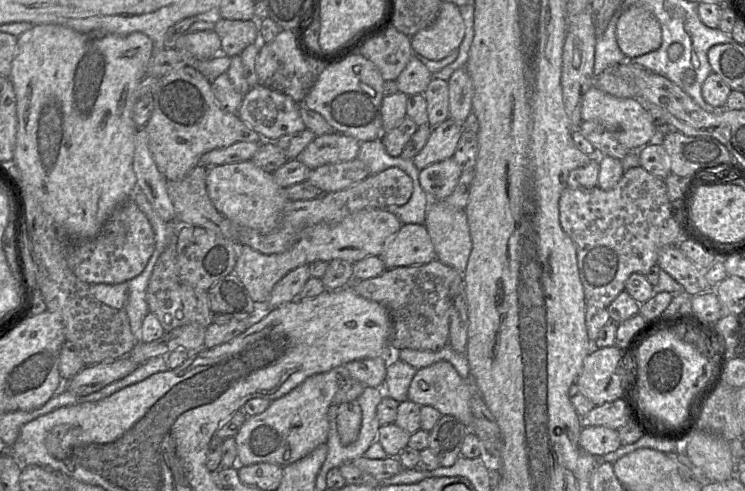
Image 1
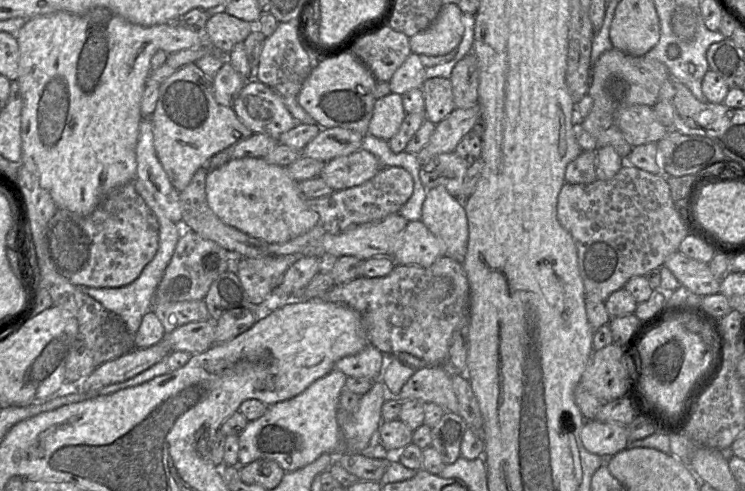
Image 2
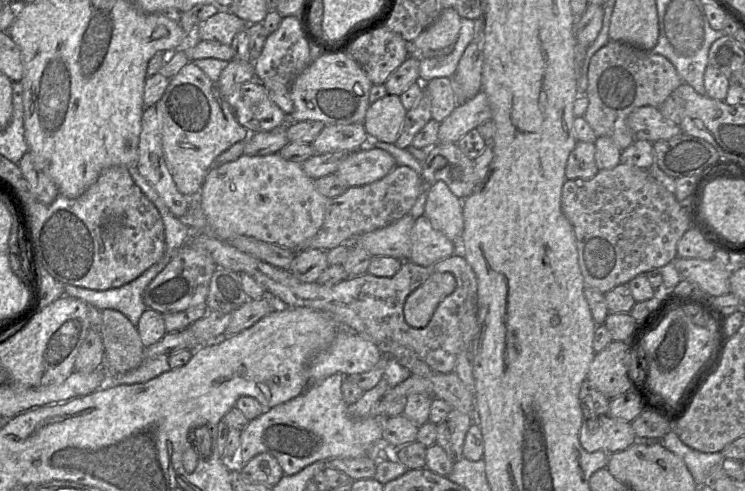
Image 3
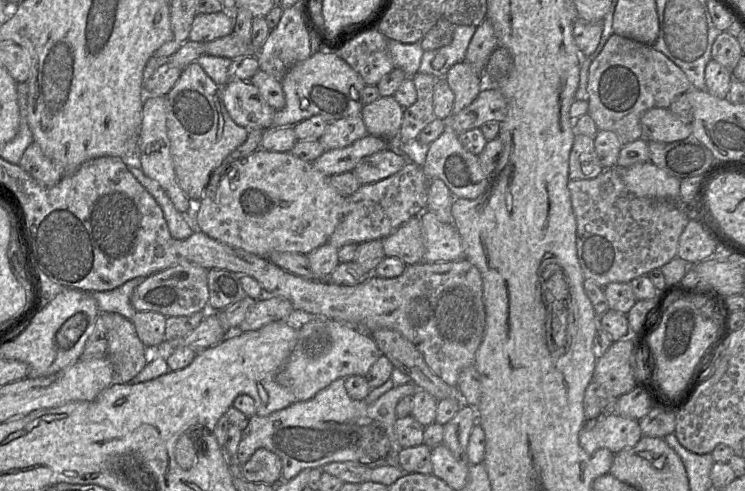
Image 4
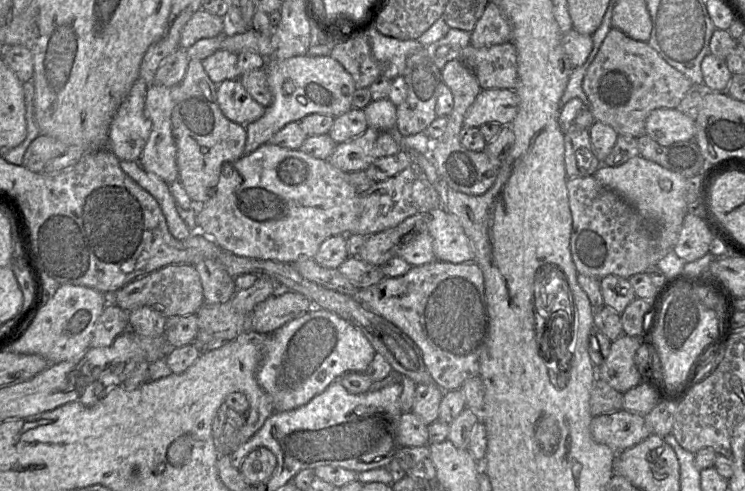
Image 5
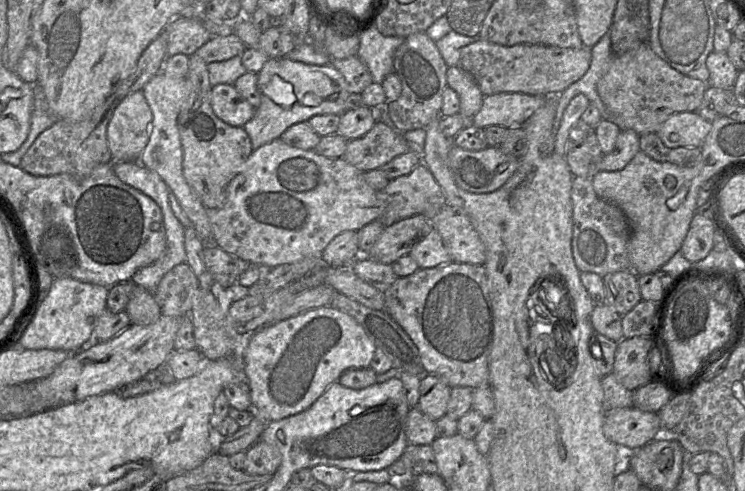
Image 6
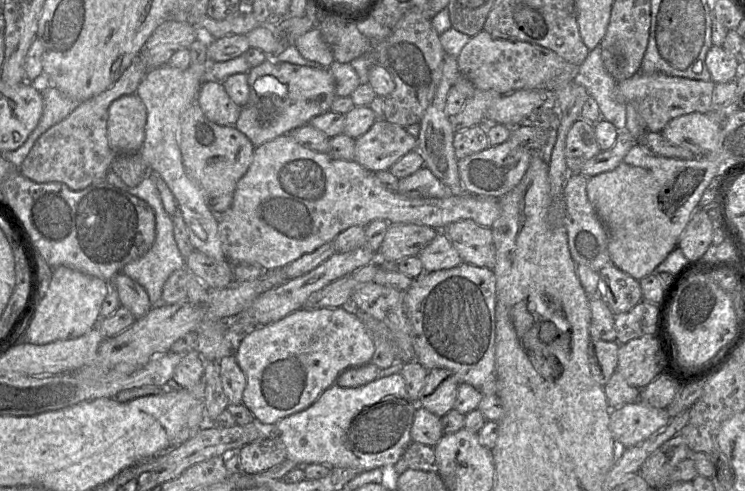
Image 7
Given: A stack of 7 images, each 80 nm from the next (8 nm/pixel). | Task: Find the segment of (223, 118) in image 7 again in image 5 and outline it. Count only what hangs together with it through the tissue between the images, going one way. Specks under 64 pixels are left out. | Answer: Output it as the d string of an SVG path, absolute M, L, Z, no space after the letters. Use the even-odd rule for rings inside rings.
M239 79L221 82L216 94L222 113L234 123L245 126L261 118L265 112L266 107L251 97Z

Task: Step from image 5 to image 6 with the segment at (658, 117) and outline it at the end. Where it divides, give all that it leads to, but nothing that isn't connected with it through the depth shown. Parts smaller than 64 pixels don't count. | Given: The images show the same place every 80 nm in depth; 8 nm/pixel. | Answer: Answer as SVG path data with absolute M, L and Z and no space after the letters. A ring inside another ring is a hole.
M696 112L672 114L657 131L657 135L668 148L701 148L712 128L712 122Z

